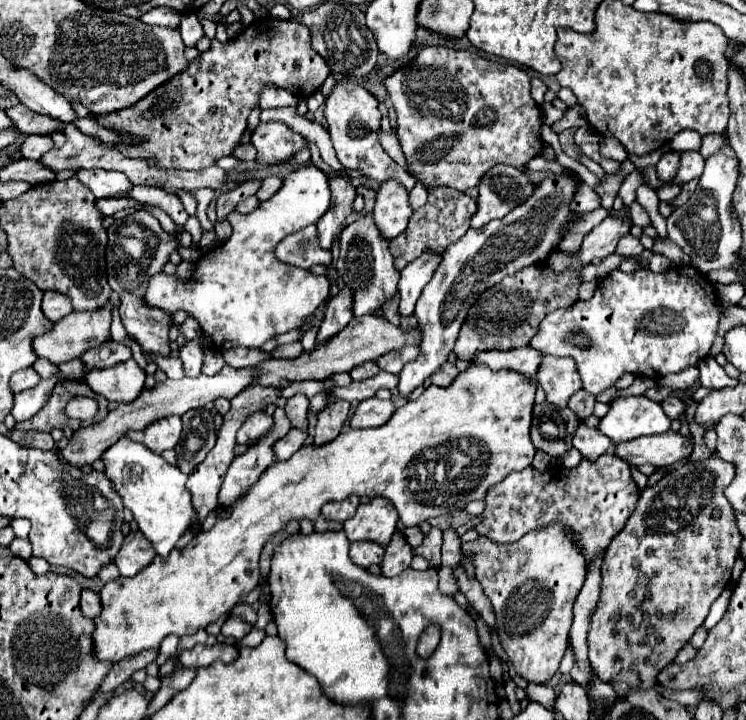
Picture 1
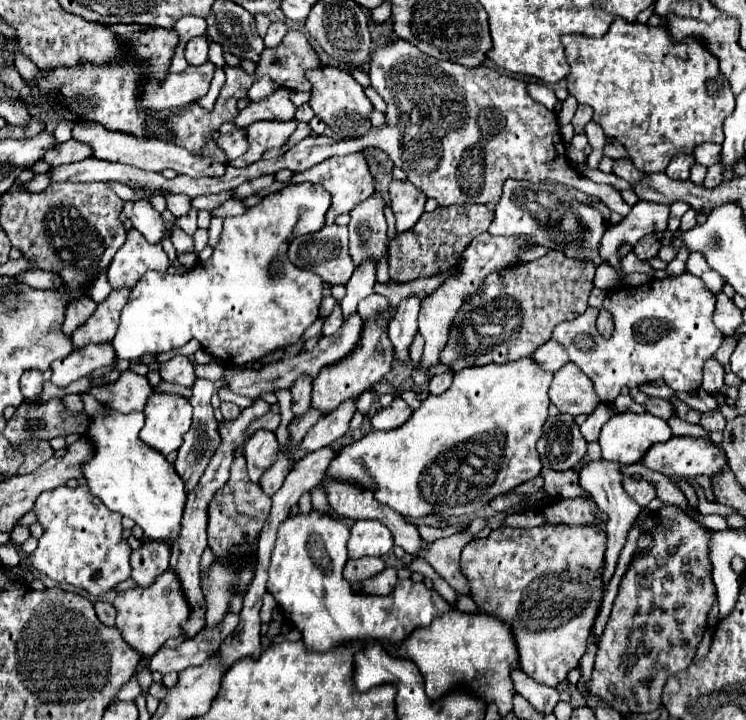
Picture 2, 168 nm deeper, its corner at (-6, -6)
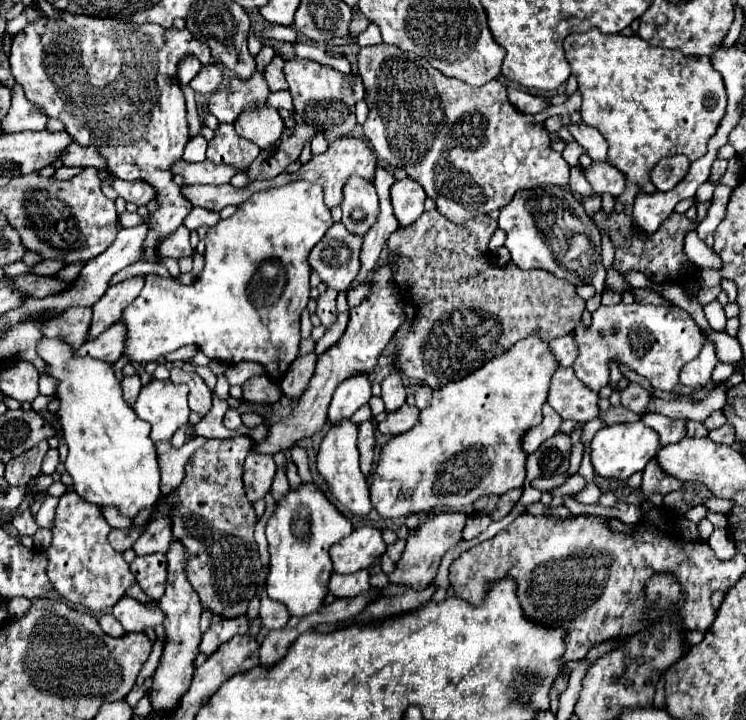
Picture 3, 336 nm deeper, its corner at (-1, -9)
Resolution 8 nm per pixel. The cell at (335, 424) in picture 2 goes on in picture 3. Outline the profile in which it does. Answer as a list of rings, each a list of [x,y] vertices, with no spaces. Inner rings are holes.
[[[359,373],[359,377],[347,377],[347,381],[341,381],[333,393],[333,401],[329,405],[329,421],[337,423],[341,419],[349,419],[369,399],[371,383],[365,373]]]

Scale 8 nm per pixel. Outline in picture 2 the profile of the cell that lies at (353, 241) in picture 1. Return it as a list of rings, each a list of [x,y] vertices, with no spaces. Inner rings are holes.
[[[374,192],[368,200],[358,204],[350,212],[350,258],[354,266],[362,262],[380,264],[380,260],[388,252],[388,226],[384,218],[384,200],[378,192]]]

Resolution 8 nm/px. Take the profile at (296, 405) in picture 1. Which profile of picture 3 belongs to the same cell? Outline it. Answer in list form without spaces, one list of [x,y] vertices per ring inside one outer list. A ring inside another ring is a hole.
[[[313,351],[293,361],[291,369],[287,371],[287,377],[283,377],[281,381],[281,389],[287,397],[299,397],[307,389],[307,383],[315,371],[315,363],[317,363],[317,357]]]

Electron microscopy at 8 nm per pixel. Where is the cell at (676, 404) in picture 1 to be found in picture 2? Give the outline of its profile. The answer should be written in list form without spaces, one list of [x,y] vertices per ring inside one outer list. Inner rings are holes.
[[[652,398],[646,406],[644,406],[650,414],[662,418],[662,420],[670,420],[674,416],[674,408],[668,400],[662,400],[662,398]]]

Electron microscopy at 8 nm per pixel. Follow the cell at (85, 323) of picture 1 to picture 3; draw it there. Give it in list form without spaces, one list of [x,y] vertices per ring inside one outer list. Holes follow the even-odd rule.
[[[137,275],[109,287],[107,293],[93,305],[93,323],[89,329],[89,339],[99,337],[109,325],[113,325],[121,317],[123,309],[141,293],[143,285],[145,275]]]

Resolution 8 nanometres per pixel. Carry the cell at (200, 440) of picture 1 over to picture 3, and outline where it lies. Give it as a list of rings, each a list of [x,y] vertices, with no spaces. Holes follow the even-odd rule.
[[[157,505],[151,523],[133,545],[135,555],[167,553],[169,543],[171,543],[171,521],[165,517],[167,511],[169,511],[169,505]]]

